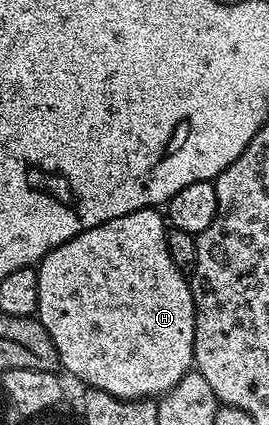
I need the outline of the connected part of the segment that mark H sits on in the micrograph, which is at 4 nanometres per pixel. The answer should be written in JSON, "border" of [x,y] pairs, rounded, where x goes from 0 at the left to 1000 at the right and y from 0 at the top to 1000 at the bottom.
{"border":[[[543,487],[509,492],[494,501],[465,501],[465,511],[420,511],[420,520],[390,520],[197,586],[145,621],[145,729],[138,748],[152,765],[197,793],[197,812],[212,812],[212,831],[230,871],[253,873],[279,892],[323,901],[327,913],[357,920],[387,920],[439,939],[554,939],[610,929],[691,873],[714,871],[725,840],[725,711],[710,687],[710,668],[699,649],[643,624],[643,605],[628,605],[628,576],[621,574],[625,527],[610,508],[580,489]]]}

